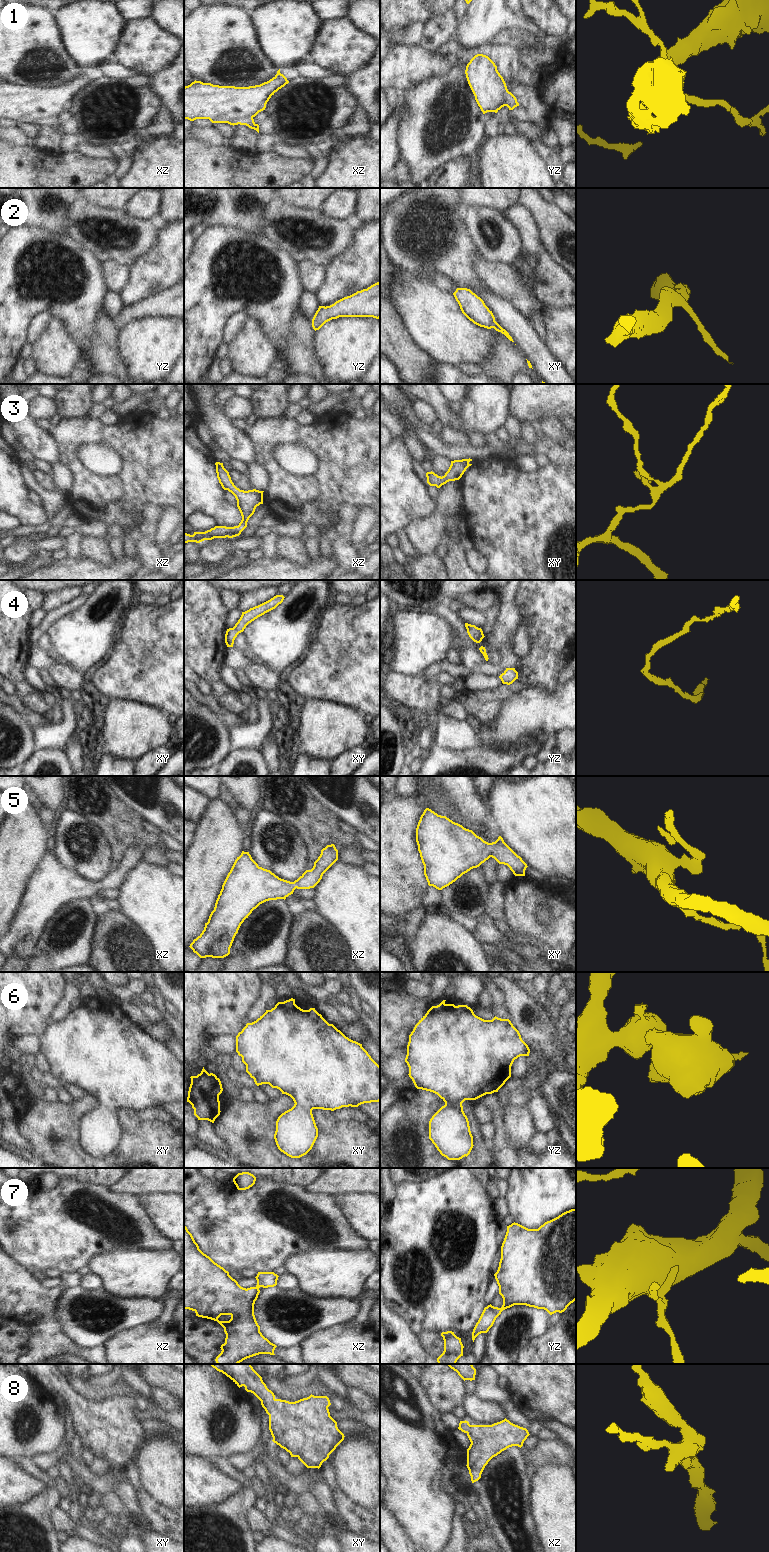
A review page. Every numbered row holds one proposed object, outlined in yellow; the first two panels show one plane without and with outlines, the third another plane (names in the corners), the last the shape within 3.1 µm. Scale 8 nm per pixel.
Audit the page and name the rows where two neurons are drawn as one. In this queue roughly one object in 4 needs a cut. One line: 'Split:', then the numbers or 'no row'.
Split: no row

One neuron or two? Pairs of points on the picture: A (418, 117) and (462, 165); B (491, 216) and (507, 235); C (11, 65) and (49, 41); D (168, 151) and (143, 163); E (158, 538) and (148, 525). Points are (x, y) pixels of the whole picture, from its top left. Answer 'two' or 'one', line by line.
A: two
B: one
C: one
D: one
E: two

